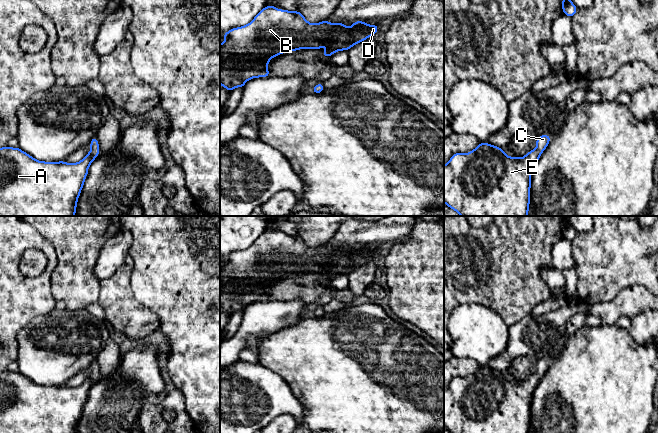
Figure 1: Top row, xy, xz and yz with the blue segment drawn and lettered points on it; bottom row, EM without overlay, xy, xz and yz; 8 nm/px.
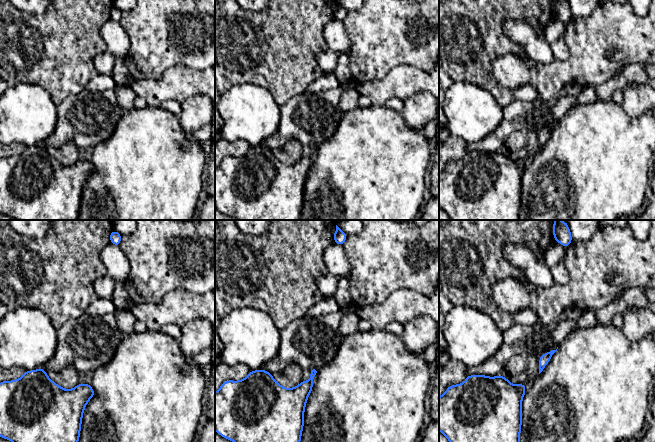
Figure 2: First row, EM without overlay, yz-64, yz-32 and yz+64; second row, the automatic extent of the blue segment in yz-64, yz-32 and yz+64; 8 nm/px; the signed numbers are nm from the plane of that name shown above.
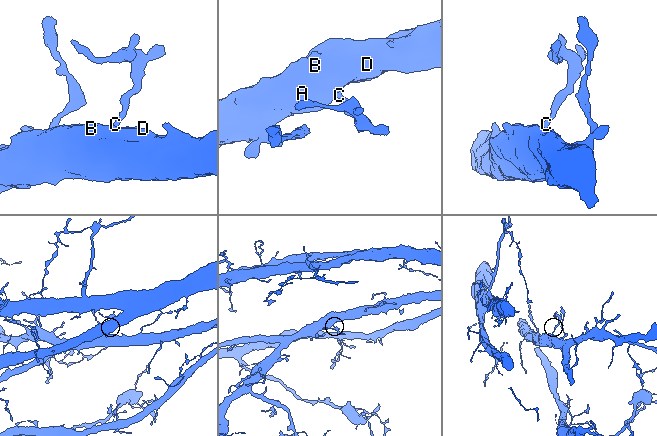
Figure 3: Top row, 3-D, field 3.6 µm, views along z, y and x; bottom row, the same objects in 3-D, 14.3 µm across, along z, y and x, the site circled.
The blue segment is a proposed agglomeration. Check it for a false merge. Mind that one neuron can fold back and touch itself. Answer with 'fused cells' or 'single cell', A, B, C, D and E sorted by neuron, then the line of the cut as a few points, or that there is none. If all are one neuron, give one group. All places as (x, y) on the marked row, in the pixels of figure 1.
single cell | A B C D E | no cut

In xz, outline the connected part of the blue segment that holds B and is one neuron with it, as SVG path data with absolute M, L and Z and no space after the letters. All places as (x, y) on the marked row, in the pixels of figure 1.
M265 6L249 24L222 34L225 41L220 44L220 84L231 92L236 87L243 88L252 78L271 76L267 70L268 62L282 53L298 49L319 50L325 42L327 45L322 55L326 58L337 51L348 51L352 46L374 36L378 26L363 21L355 21L350 28L343 23L329 23L327 20L311 24L301 12Z

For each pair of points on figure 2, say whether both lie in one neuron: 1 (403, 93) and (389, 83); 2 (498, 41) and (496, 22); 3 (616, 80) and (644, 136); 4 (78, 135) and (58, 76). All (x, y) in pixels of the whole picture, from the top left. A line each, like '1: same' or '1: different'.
1: same
2: same
3: different
4: different

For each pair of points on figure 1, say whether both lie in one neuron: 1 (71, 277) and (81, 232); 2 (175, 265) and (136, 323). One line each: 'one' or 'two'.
1: one
2: two

